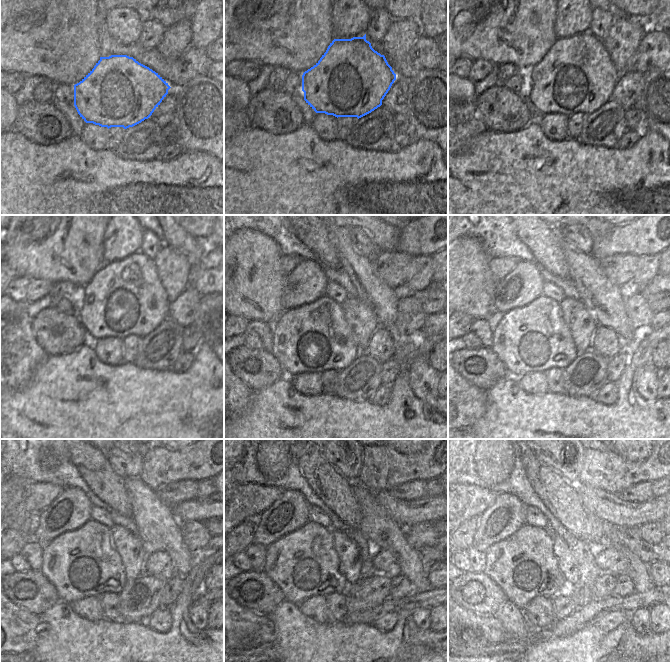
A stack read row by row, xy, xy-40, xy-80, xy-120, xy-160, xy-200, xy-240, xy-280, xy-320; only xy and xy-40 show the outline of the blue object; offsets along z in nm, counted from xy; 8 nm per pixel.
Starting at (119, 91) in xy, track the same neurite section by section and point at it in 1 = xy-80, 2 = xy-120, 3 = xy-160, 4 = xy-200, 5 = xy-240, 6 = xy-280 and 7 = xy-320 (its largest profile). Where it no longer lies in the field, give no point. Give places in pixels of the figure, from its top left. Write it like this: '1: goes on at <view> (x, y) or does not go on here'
1: goes on at xy-80 (576, 75)
2: goes on at xy-120 (126, 297)
3: goes on at xy-160 (316, 337)
4: goes on at xy-200 (533, 339)
5: goes on at xy-240 (83, 563)
6: goes on at xy-280 (303, 564)
7: goes on at xy-320 (524, 566)

